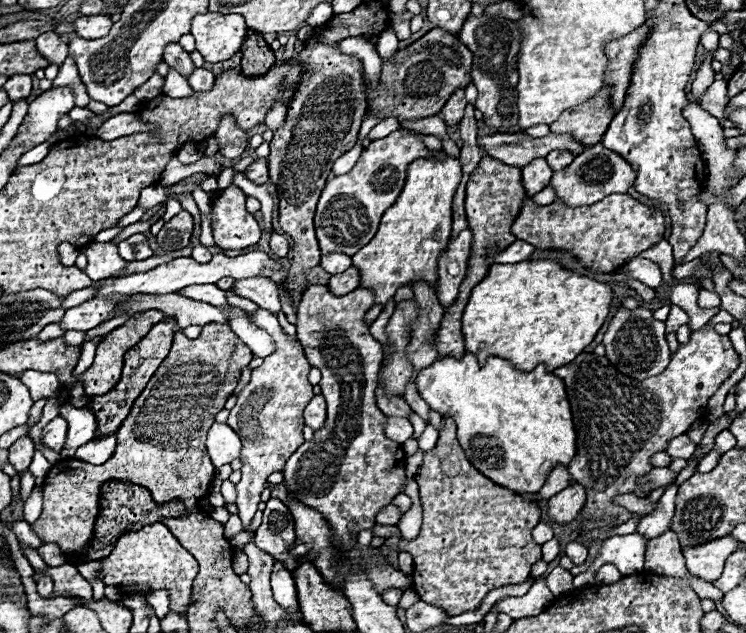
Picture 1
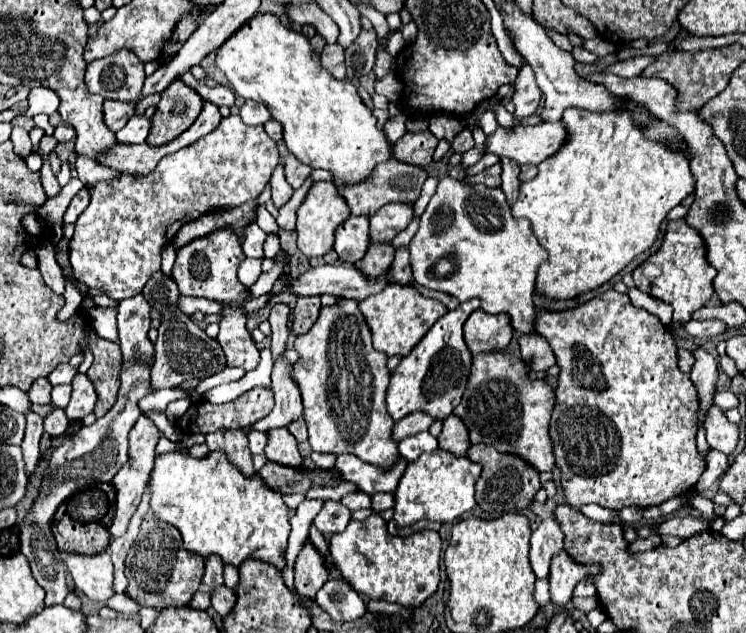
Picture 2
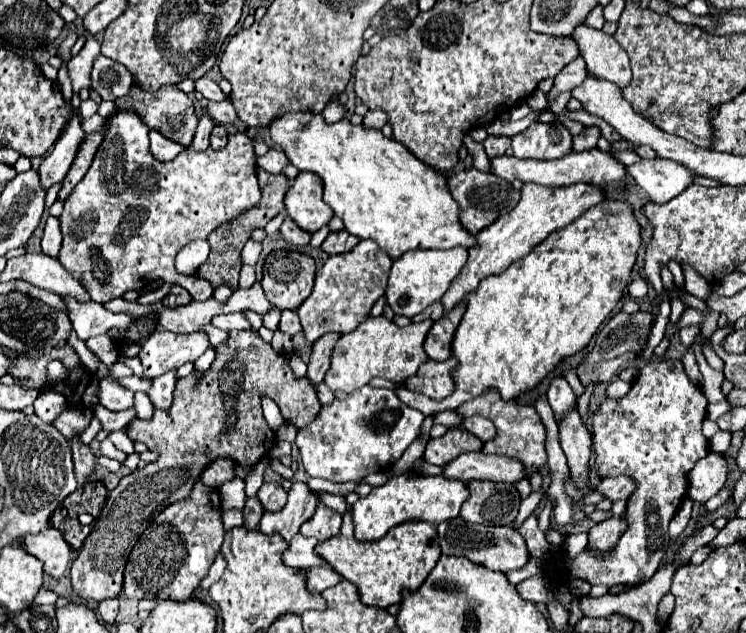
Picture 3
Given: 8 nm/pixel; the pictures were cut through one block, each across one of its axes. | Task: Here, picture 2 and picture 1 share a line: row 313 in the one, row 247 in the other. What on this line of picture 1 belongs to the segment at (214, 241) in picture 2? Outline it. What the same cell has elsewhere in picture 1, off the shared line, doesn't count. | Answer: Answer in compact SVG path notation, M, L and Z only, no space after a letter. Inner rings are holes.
M238 186L218 190L210 198L210 222L214 242L222 250L242 250L260 240L262 230L244 208L246 194Z

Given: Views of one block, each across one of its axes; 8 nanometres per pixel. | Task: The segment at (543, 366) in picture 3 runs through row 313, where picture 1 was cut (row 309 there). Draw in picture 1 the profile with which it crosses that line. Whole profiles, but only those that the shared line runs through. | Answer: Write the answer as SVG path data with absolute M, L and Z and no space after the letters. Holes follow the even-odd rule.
M550 258L524 260L516 264L490 264L488 276L474 286L462 316L466 350L476 352L482 364L486 356L492 354L510 360L520 370L532 370L542 362L548 366L548 370L556 370L558 366L574 360L596 338L606 316L610 314L612 300L614 290L610 284L598 282L574 270L566 270Z

